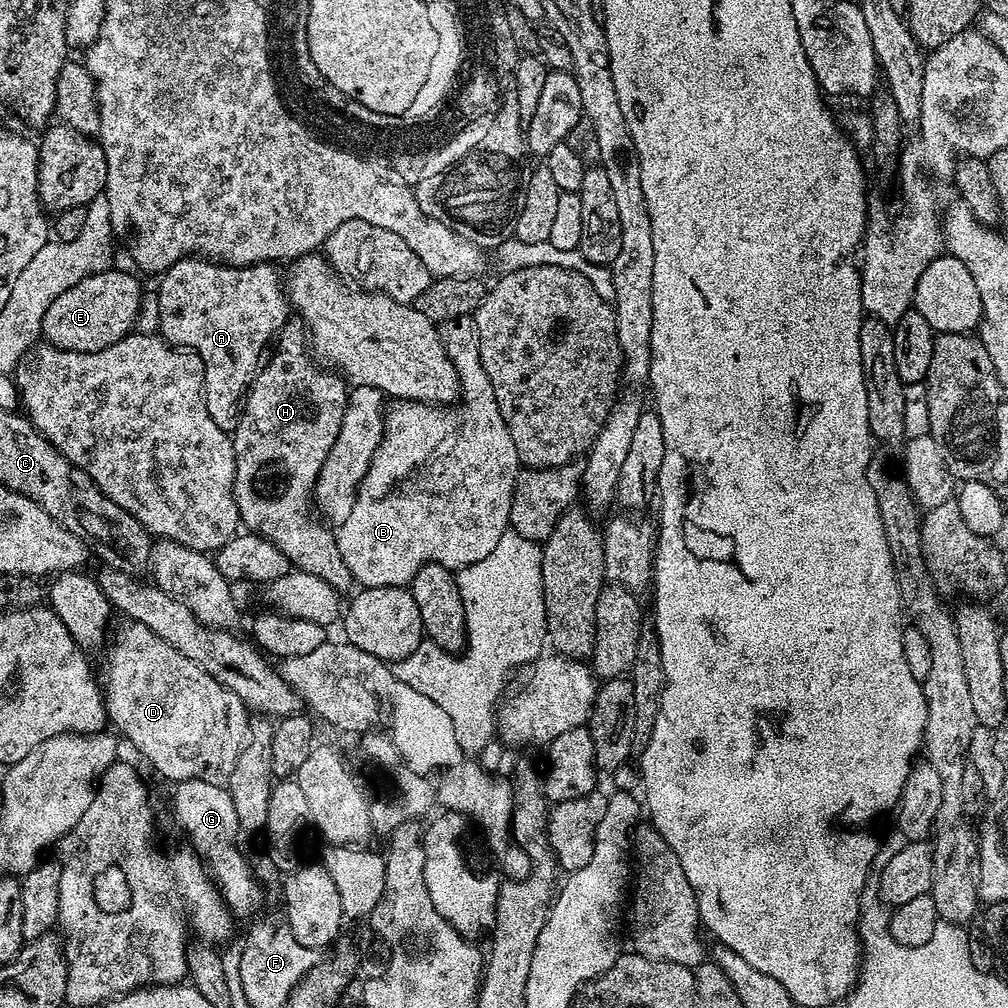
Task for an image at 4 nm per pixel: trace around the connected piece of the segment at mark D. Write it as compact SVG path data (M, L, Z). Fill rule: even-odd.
M135 622L125 625L125 628L117 630L116 637L114 632L107 645L104 680L102 676L104 706L108 709L109 721L113 725L116 723L115 731L121 737L124 735L171 782L201 780L227 785L230 770L234 770L234 762L244 744L250 719L248 709L238 694L226 690L222 682L210 678L202 666L190 662L190 658L174 650L170 642L162 642L154 630Z

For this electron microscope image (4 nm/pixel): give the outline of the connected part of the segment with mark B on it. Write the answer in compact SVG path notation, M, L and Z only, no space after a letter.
M463 316L457 320L449 320L442 328L442 339L444 349L454 362L454 370L458 370L460 379L460 399L451 406L441 406L438 404L423 404L417 400L396 400L389 403L386 408L386 419L384 421L384 437L366 470L366 474L360 480L360 485L356 487L356 501L354 510L350 510L350 518L342 522L335 529L336 541L338 542L338 554L342 554L342 559L350 569L353 581L360 588L377 588L378 586L398 586L403 588L411 585L414 574L422 570L422 566L427 564L441 564L453 570L459 570L470 566L474 562L482 562L494 546L498 546L498 538L509 531L510 506L514 498L514 486L516 485L516 475L522 470L518 450L514 450L514 438L510 438L510 430L502 418L502 410L498 410L498 398L494 398L494 386L490 386L490 378L486 378L486 370L482 370L482 358L478 350L478 334L472 316Z

